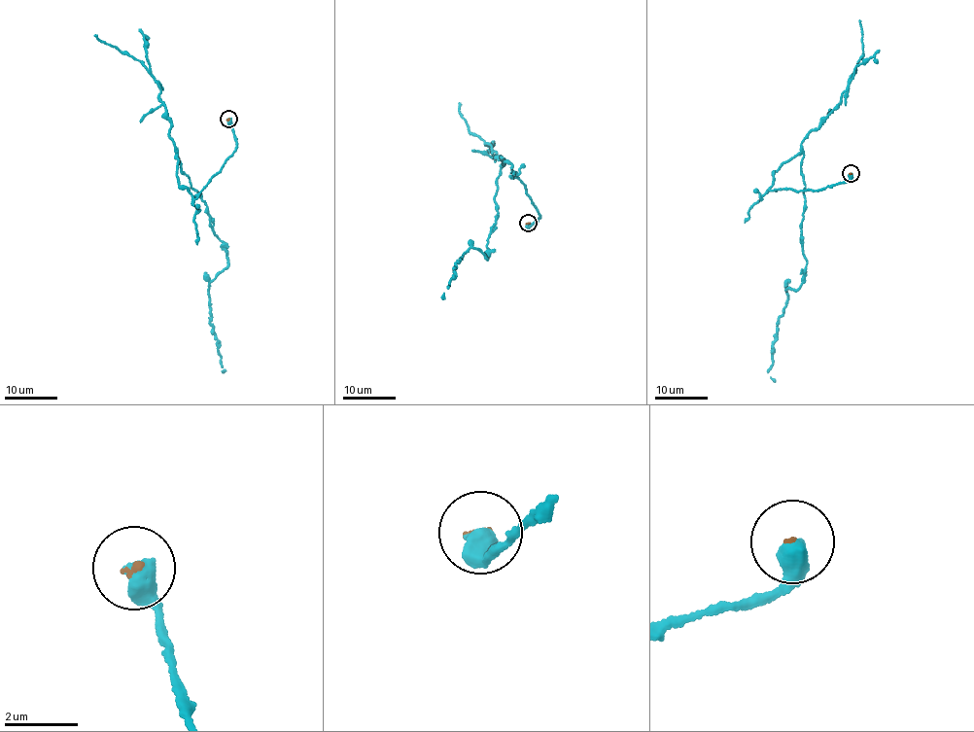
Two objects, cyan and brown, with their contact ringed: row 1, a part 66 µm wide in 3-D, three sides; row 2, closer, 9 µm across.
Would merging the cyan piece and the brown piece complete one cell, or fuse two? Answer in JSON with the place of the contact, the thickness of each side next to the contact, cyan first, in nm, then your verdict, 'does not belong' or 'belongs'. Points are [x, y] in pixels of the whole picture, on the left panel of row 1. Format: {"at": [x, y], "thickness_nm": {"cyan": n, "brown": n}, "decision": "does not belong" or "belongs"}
{"at": [228, 119], "thickness_nm": {"cyan": 600, "brown": 90}, "decision": "does not belong"}

